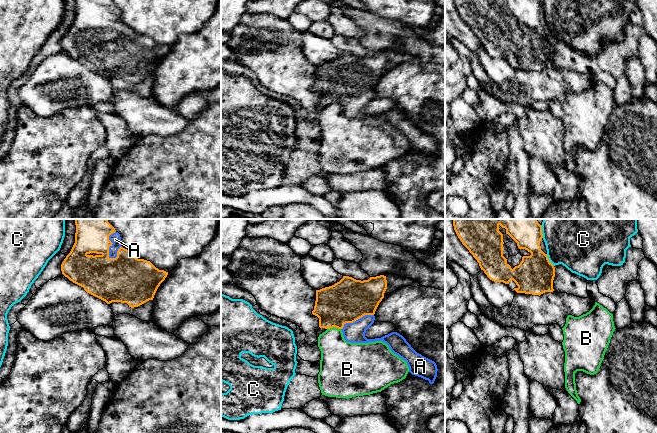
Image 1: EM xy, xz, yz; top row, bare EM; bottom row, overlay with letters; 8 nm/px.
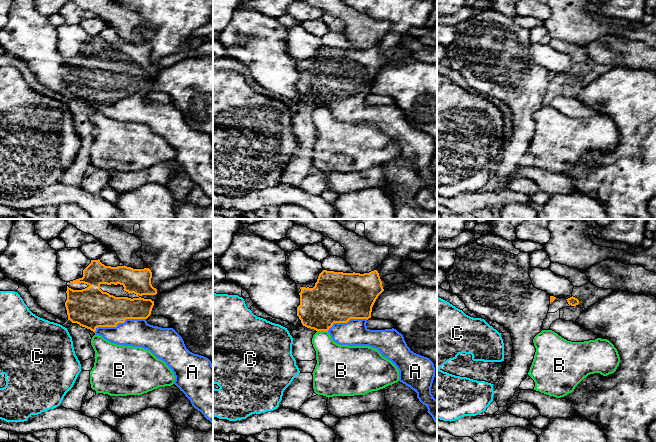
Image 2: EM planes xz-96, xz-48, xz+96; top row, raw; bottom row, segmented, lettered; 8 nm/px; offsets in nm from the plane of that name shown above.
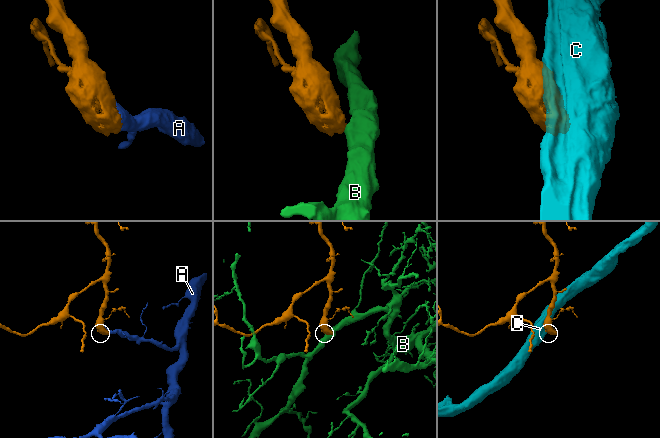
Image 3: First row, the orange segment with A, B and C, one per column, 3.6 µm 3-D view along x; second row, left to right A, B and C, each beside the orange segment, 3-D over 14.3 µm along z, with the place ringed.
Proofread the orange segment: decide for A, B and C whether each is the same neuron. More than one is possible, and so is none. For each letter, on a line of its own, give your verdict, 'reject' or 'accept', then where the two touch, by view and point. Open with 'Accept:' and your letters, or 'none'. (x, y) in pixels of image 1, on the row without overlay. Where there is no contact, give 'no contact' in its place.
Accept: A
A: accept; meets orange in xy at (112, 19)
B: reject; meets orange in xz at (333, 102)
C: reject; meets orange in yz at (548, 36)

